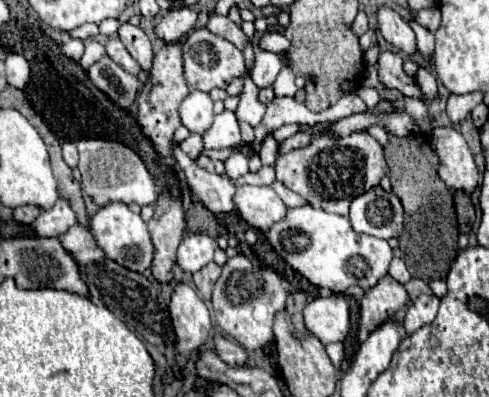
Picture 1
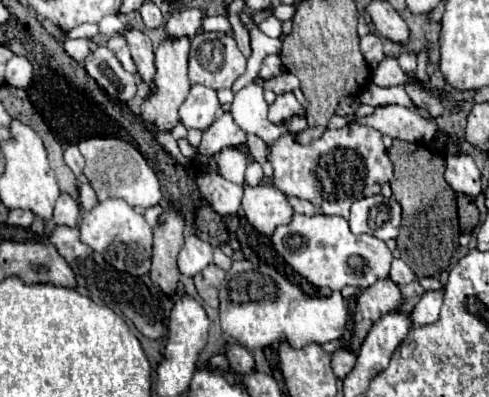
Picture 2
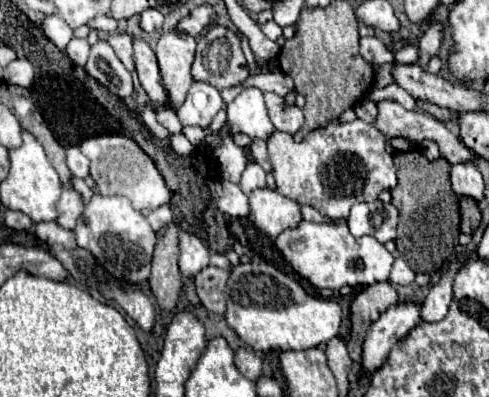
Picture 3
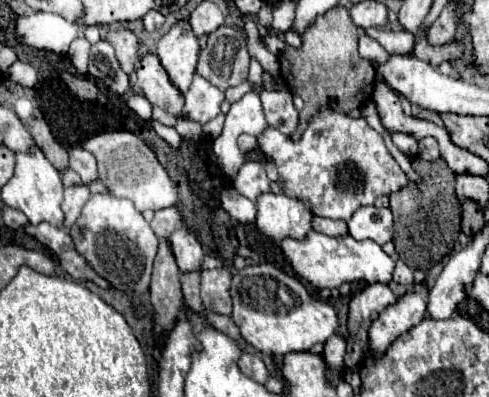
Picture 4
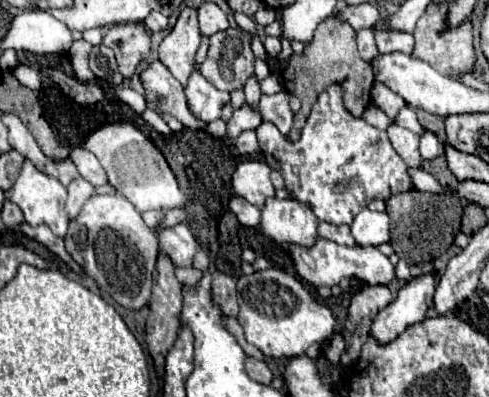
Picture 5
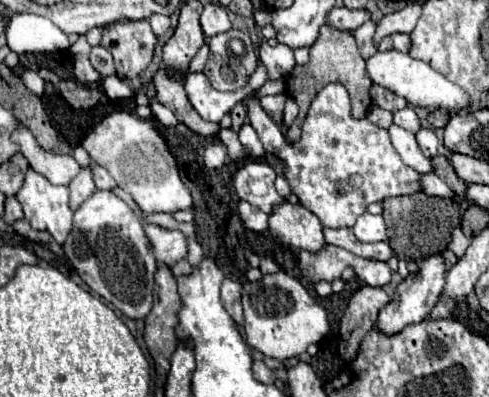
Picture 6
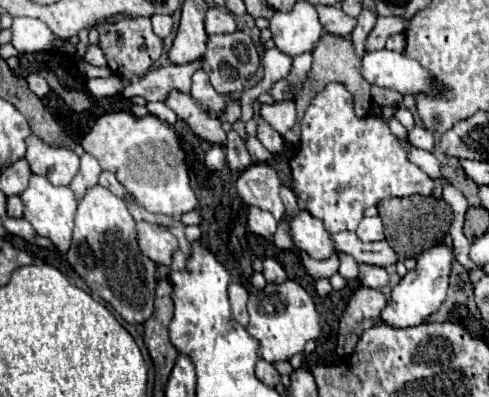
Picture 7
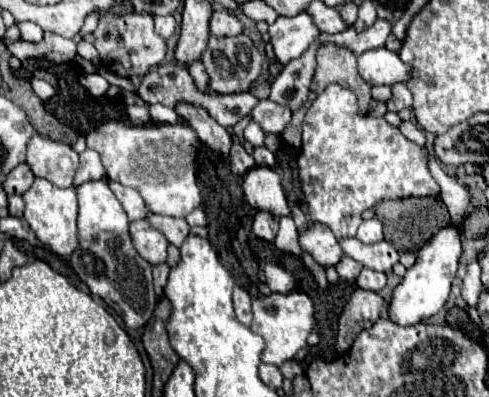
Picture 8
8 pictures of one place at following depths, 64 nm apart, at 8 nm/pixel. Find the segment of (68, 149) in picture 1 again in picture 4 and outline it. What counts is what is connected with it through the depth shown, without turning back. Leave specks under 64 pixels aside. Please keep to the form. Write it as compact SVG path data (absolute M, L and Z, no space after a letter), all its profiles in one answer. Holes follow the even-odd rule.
M74 146L70 150L70 168L80 174L84 184L90 184L90 182L98 180L96 158L90 152L86 152L84 148L80 148L80 146Z

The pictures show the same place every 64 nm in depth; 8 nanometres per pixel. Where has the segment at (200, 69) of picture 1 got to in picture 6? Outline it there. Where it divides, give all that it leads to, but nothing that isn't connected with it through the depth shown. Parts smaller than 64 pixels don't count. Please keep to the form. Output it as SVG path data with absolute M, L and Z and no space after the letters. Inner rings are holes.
M228 30L206 38L210 48L204 74L216 90L238 90L244 88L248 78L258 66L252 40L242 30Z

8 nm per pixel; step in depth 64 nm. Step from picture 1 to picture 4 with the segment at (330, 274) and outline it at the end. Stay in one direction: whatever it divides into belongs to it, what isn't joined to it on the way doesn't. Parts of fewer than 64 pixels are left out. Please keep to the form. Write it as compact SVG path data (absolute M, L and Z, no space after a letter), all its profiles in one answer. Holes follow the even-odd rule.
M310 230L306 240L286 238L286 240L282 240L280 246L282 246L286 258L290 260L294 272L298 276L302 276L304 280L308 280L314 288L338 288L344 280L346 282L362 280L368 284L376 284L376 282L388 284L392 280L394 262L388 254L384 254L382 246L378 246L372 240L358 242L352 236L332 238L332 236Z

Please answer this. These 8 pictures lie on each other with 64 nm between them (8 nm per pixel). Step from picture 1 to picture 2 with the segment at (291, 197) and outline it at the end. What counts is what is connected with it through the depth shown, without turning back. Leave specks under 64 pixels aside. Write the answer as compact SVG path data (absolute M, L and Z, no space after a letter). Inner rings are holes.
M288 198L288 202L294 206L296 212L304 214L304 216L316 216L318 210L308 202L308 200L300 200L300 198Z

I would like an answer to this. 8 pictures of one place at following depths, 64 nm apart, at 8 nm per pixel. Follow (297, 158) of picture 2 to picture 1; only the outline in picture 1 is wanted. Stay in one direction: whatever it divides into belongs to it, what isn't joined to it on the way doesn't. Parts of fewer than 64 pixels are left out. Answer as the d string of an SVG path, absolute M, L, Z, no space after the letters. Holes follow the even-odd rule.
M368 130L352 132L346 138L320 136L306 148L290 150L276 158L276 180L280 180L286 188L300 194L314 208L322 208L324 212L334 212L340 216L348 216L350 202L368 192L368 188L376 188L382 176L388 174L388 164L384 158L384 148Z

